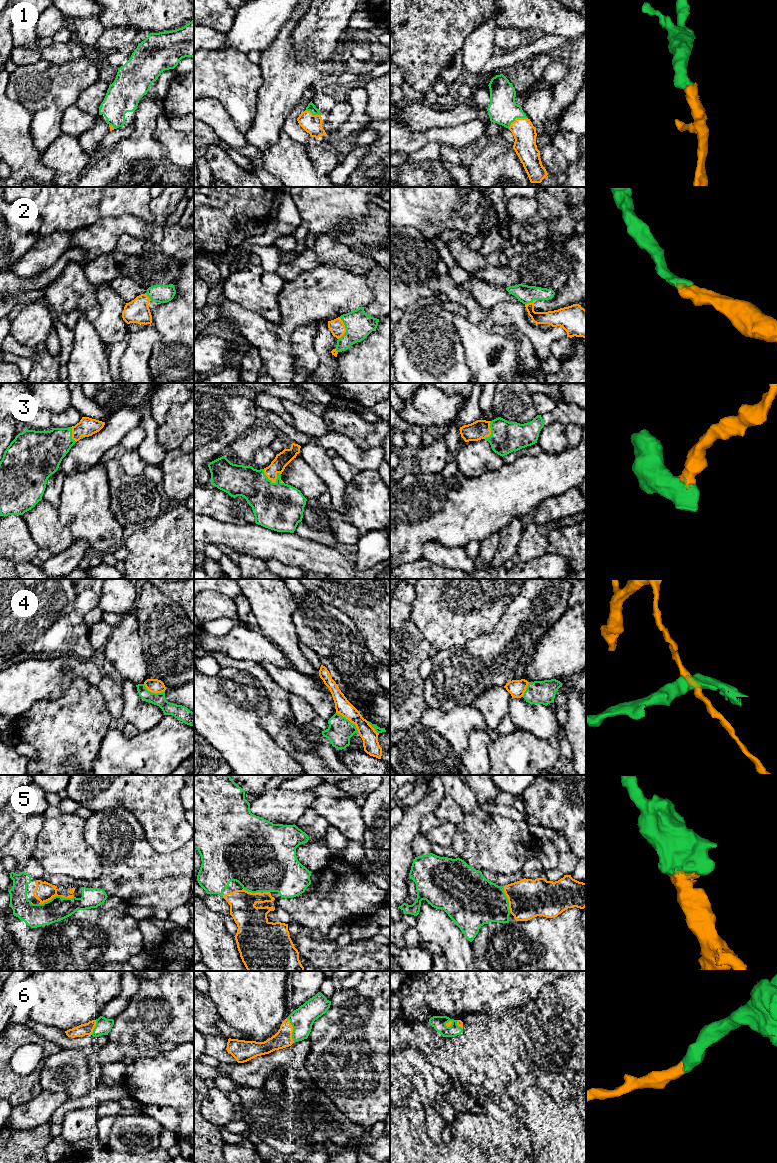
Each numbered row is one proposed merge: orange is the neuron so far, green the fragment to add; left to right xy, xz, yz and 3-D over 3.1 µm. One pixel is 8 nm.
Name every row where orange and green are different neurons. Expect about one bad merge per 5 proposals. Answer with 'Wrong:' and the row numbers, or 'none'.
Wrong: 4

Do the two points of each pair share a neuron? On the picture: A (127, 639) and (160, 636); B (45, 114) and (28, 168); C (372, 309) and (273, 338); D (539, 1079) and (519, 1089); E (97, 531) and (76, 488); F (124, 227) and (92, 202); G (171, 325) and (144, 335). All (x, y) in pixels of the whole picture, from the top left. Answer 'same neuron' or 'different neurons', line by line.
A: different neurons
B: different neurons
C: different neurons
D: same neuron
E: same neuron
F: different neurons
G: different neurons

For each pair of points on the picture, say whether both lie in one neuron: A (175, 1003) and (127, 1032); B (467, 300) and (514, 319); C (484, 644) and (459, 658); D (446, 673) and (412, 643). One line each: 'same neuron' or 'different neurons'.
A: same neuron
B: different neurons
C: same neuron
D: different neurons

